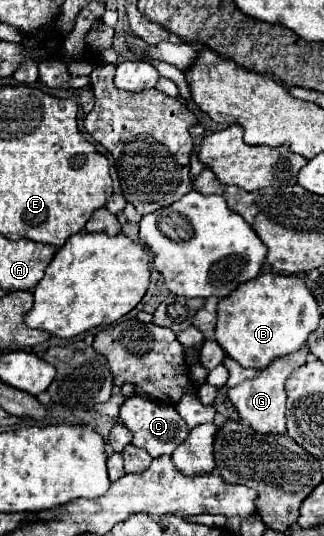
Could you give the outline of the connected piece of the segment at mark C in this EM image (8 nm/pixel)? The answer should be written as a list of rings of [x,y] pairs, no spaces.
[[[131,395],[123,405],[121,405],[121,423],[133,433],[133,445],[145,449],[151,457],[161,457],[161,455],[171,455],[181,441],[187,439],[189,427],[181,419],[181,415],[175,411],[173,405],[161,403],[161,401],[149,401],[139,395]]]

